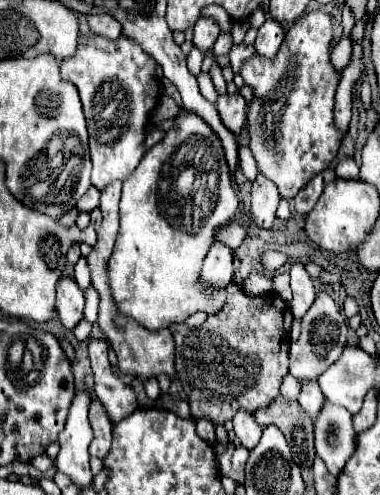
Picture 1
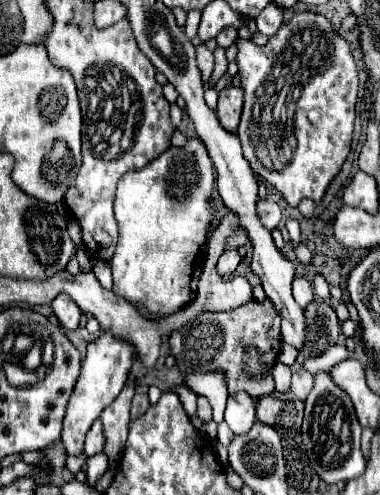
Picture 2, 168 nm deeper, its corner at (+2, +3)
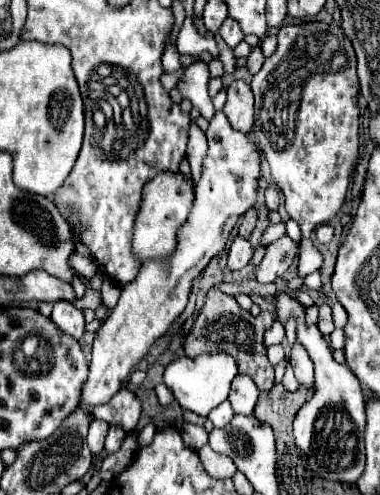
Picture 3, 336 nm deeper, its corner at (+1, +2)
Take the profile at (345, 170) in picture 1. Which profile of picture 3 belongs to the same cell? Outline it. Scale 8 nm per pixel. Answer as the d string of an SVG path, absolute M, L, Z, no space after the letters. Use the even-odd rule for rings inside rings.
M323 21L287 25L277 33L279 45L271 57L263 63L261 71L251 79L251 91L255 95L255 123L253 135L261 157L271 167L271 179L283 193L285 209L291 219L301 225L303 243L299 251L299 275L305 277L317 271L323 263L319 251L311 245L309 235L317 225L331 221L345 199L349 177L359 159L359 79L357 59L351 41L341 29Z

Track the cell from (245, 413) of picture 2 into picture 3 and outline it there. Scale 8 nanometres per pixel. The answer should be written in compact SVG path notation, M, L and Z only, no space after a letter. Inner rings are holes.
M237 375L233 379L229 401L231 401L231 407L237 415L251 415L255 409L257 397L259 397L259 389L251 377Z

